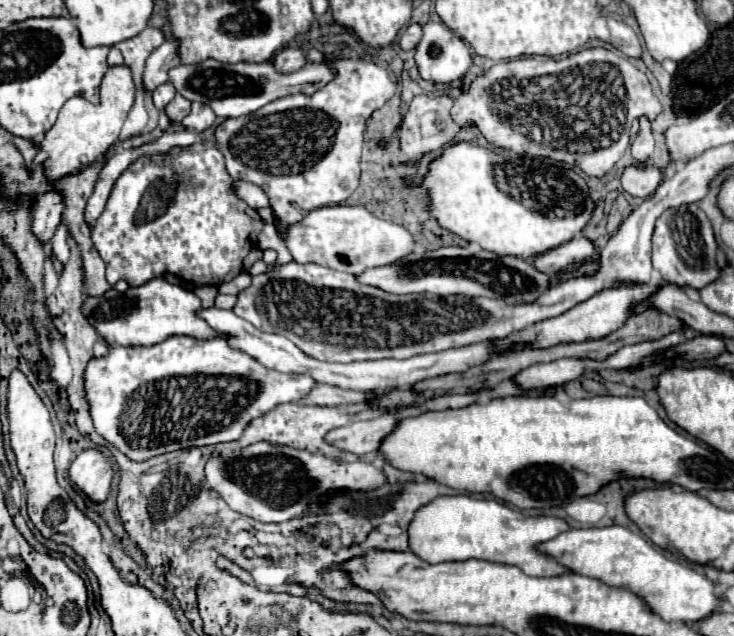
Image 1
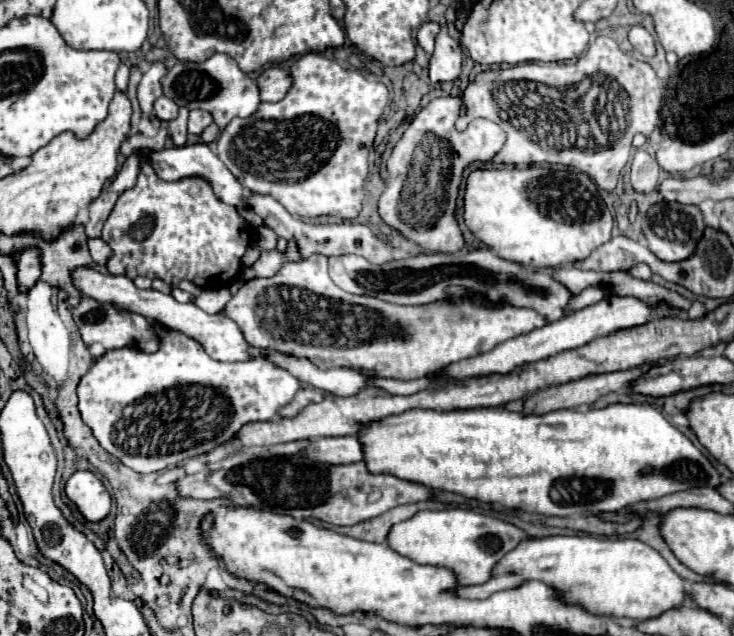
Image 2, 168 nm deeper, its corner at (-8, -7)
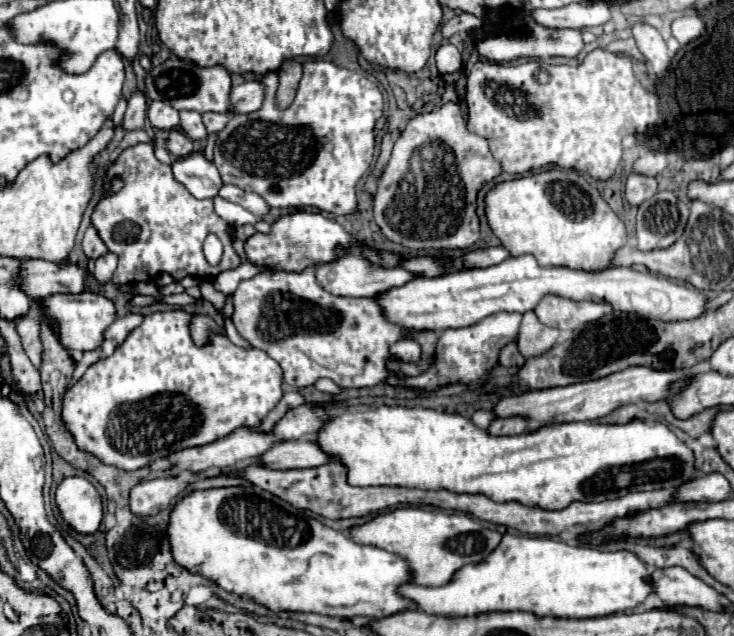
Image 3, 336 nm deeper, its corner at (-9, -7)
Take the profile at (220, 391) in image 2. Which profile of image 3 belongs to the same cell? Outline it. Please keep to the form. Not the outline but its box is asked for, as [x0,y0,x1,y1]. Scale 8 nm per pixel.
[62,312,284,470]

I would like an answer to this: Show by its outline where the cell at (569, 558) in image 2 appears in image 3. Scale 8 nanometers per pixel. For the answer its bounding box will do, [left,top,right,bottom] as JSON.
[404,534,654,618]

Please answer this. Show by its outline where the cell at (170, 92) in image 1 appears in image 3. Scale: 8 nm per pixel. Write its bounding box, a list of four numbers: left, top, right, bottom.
[148,102,180,130]

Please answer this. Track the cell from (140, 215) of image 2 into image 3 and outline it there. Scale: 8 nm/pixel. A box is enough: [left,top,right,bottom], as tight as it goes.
[92,144,240,282]

